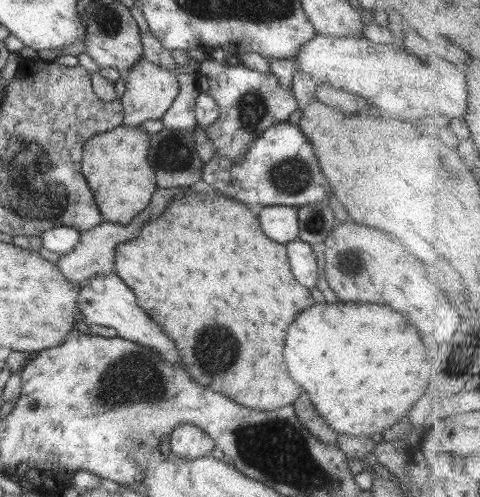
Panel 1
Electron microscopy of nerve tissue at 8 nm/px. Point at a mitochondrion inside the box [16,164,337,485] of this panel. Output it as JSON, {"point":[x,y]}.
{"point":[130,379]}

